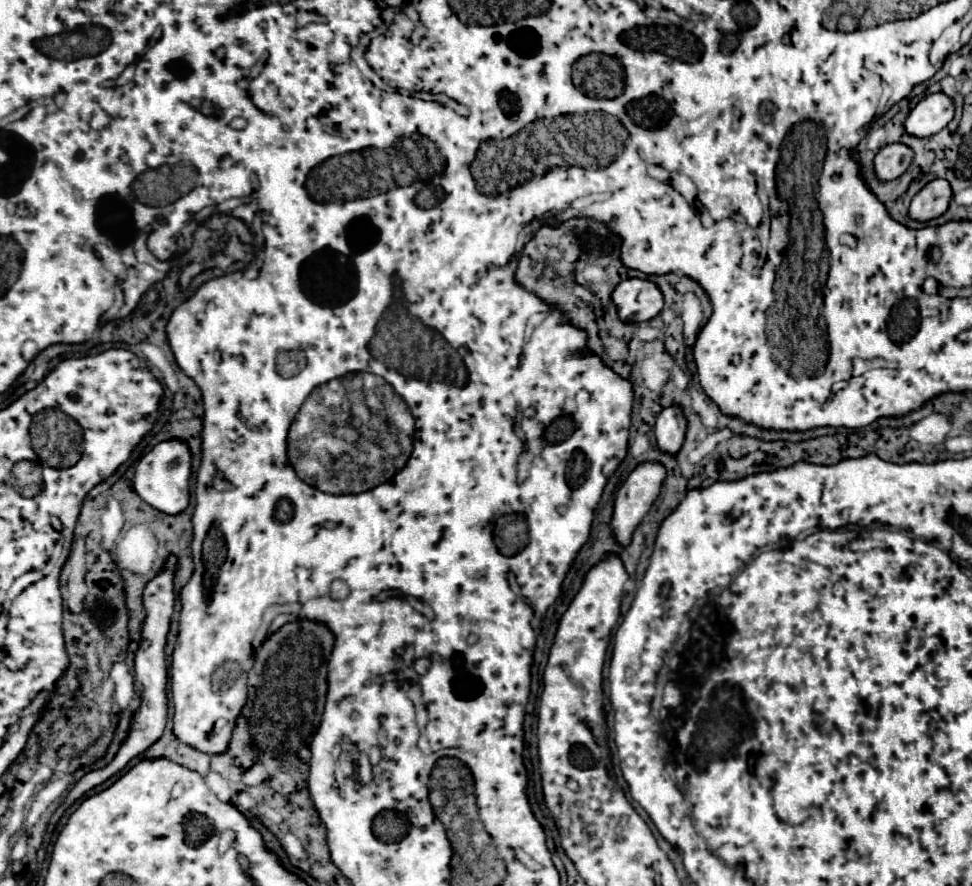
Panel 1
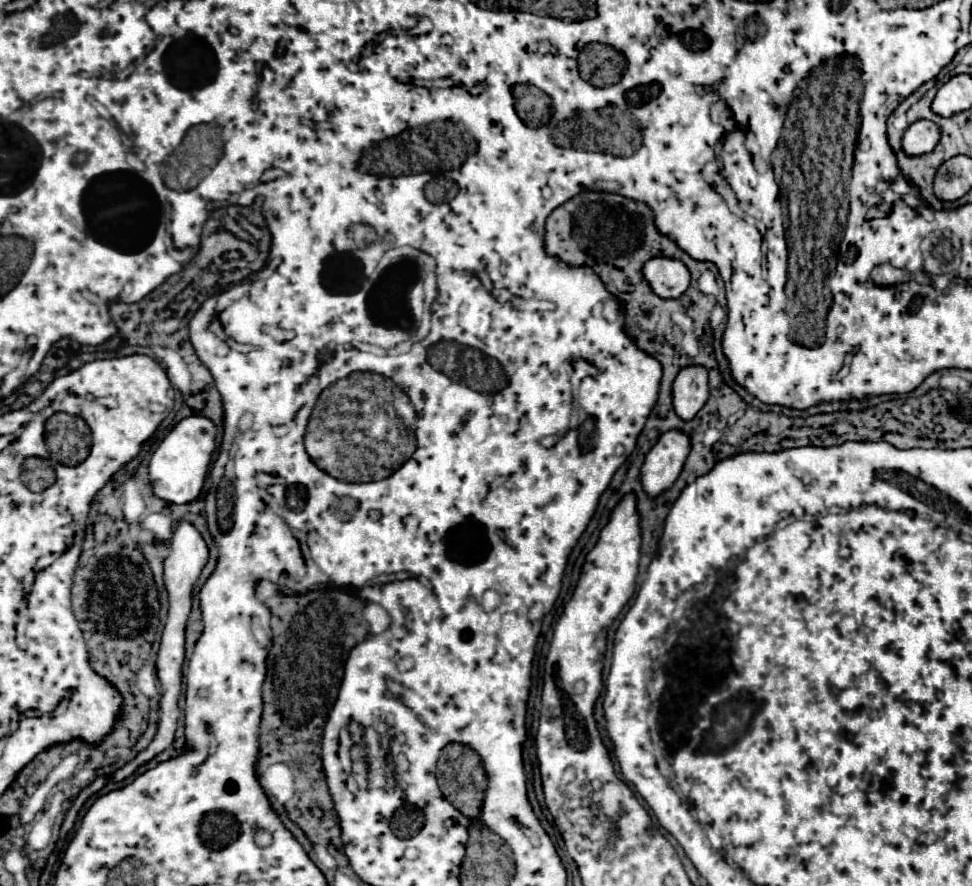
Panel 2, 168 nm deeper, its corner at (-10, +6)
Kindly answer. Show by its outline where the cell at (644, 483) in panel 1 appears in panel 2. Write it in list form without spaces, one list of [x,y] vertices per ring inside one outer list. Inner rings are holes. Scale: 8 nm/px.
[[[667,431],[647,453],[641,467],[641,485],[647,497],[659,497],[677,481],[689,455],[689,437],[681,431]]]

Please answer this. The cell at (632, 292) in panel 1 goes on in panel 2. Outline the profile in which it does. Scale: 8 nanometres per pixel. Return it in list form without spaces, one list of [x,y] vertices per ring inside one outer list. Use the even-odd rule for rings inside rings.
[[[655,257],[643,267],[643,277],[651,285],[651,291],[663,299],[677,299],[689,287],[689,271],[681,261]]]

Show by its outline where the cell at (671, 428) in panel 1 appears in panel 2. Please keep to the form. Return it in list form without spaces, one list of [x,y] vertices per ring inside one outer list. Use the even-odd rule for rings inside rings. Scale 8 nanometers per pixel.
[[[687,367],[675,377],[673,409],[679,419],[691,421],[697,415],[697,411],[705,405],[707,397],[709,397],[707,369]]]

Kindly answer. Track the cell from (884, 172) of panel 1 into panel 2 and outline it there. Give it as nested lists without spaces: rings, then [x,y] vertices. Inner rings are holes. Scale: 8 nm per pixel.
[[[915,121],[903,135],[901,147],[907,157],[919,157],[925,155],[927,151],[933,151],[935,145],[939,143],[939,127],[933,121]]]

